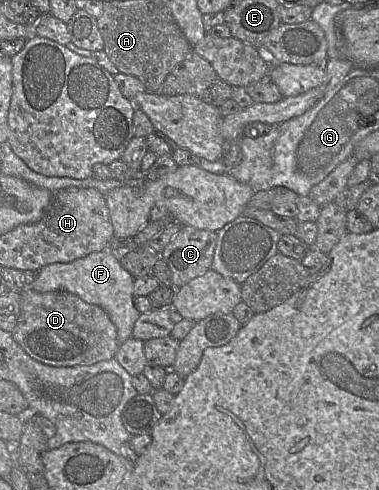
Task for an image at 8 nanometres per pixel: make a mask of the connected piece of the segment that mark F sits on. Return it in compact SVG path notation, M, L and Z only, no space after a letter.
M97 251L90 253L85 257L78 258L72 262L53 263L44 266L39 270L38 277L31 284L31 286L25 286L25 288L33 289L34 291L39 293L66 291L77 295L87 303L100 306L106 311L111 321L115 325L117 329L117 341L118 344L121 345L128 338L132 337L134 324L141 314L134 306L134 280L135 278L121 266L120 261L113 254L106 251Z

